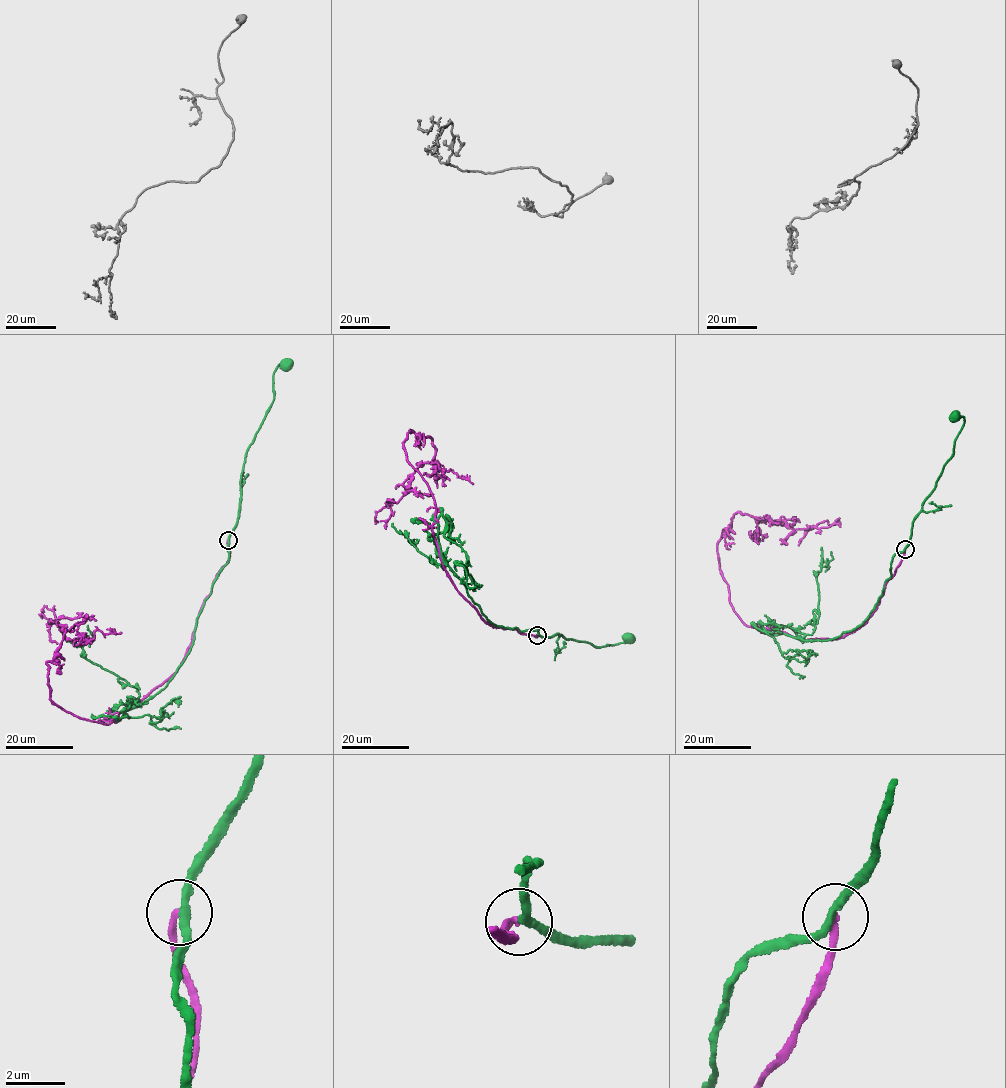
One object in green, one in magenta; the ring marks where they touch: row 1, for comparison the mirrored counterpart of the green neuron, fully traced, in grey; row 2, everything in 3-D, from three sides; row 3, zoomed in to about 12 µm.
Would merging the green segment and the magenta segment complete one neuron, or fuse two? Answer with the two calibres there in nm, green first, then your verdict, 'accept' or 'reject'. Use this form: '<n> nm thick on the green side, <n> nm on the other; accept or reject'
240 nm thick on the green side, 200 nm on the other; reject

